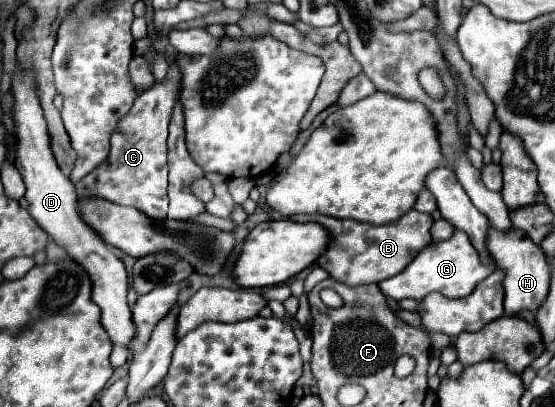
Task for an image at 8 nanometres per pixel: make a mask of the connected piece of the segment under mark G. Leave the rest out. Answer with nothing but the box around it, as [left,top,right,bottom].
[380,231,494,301]

